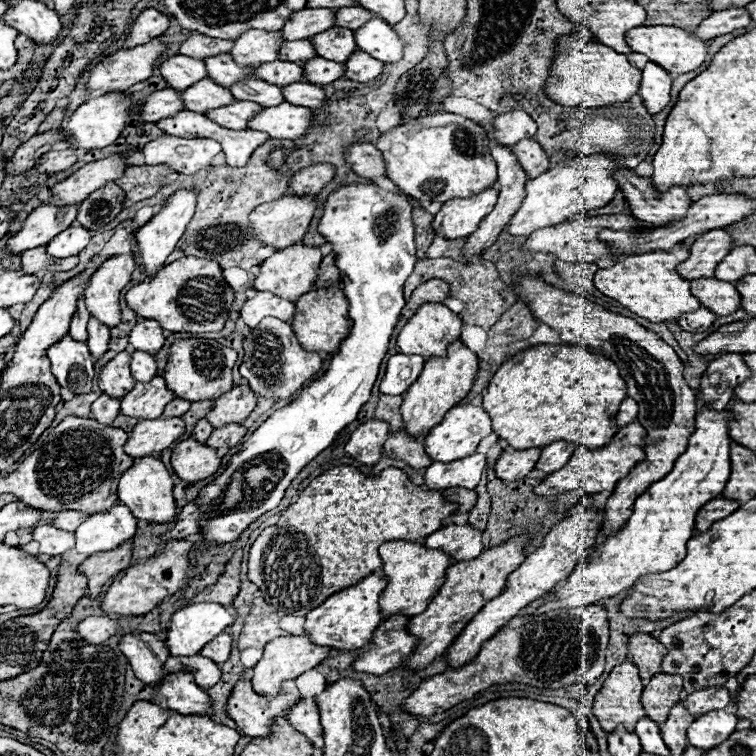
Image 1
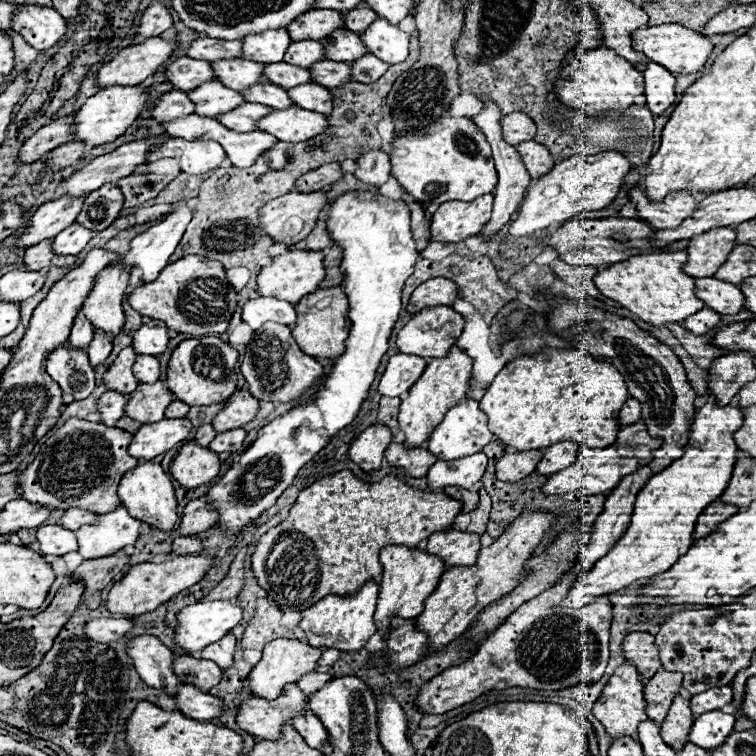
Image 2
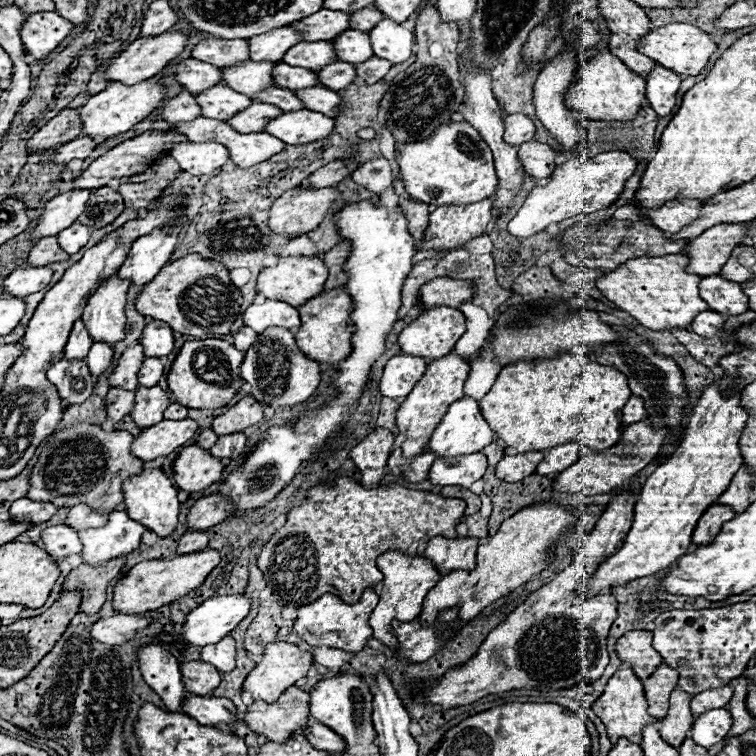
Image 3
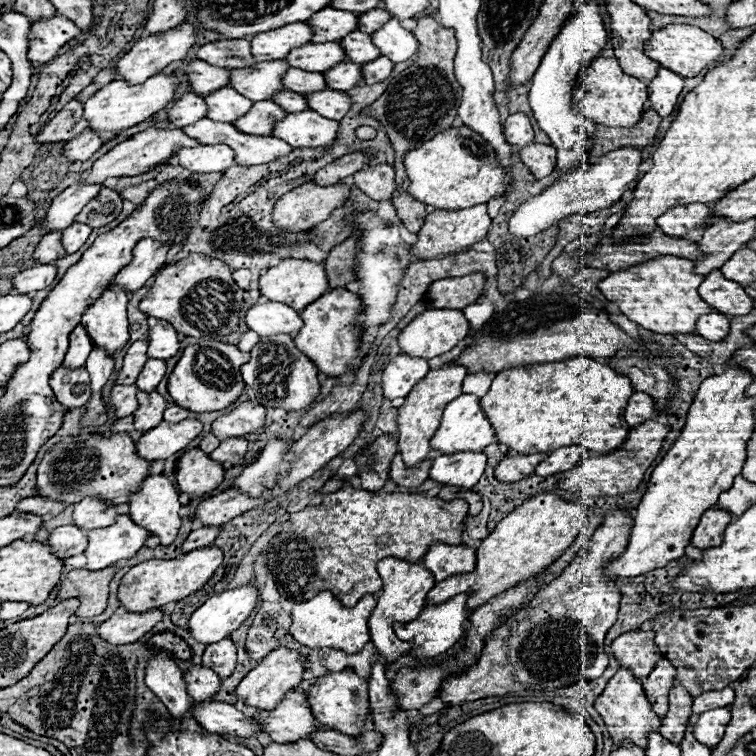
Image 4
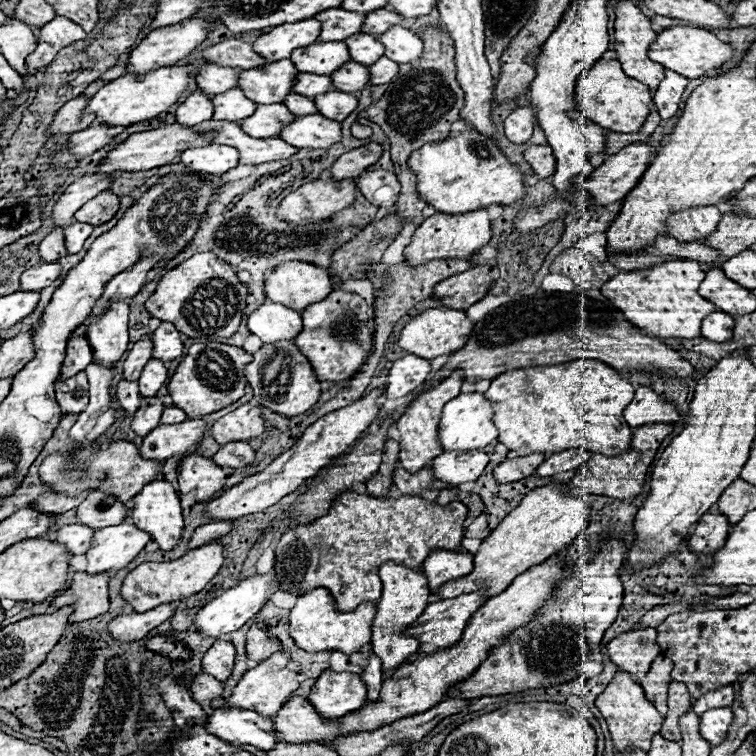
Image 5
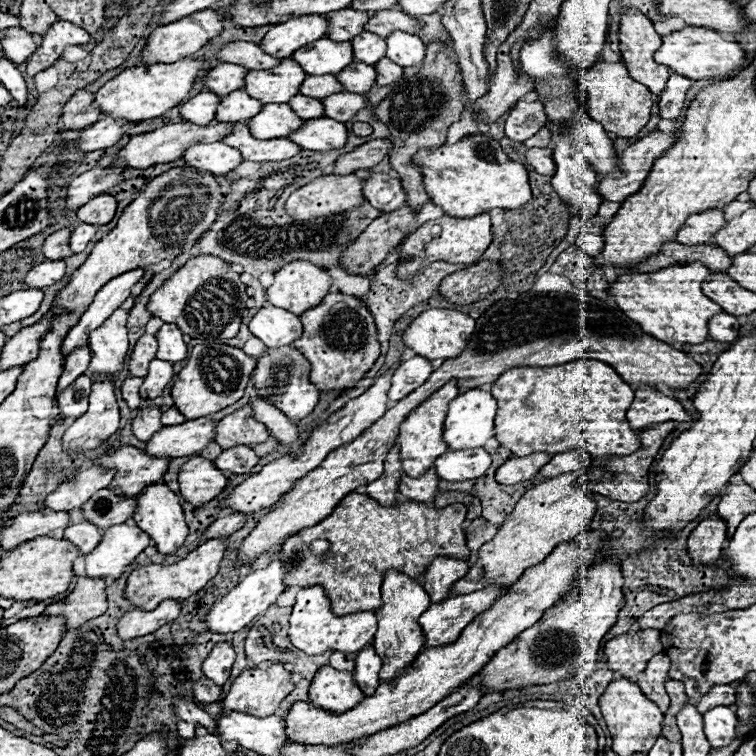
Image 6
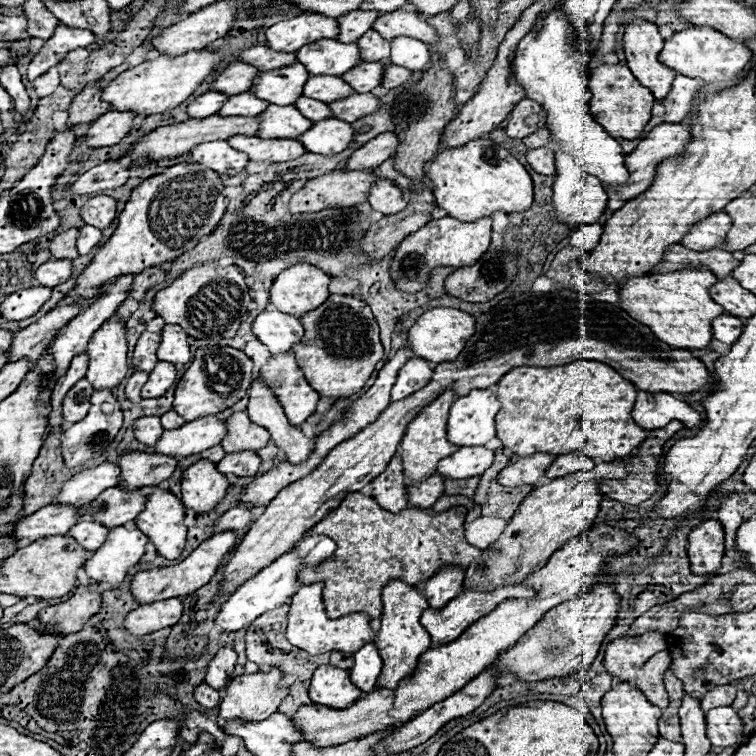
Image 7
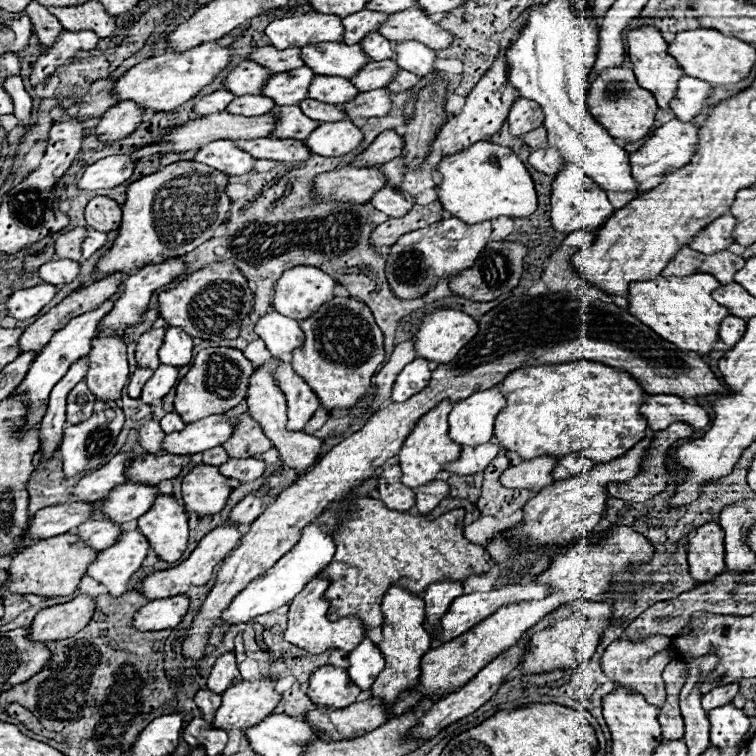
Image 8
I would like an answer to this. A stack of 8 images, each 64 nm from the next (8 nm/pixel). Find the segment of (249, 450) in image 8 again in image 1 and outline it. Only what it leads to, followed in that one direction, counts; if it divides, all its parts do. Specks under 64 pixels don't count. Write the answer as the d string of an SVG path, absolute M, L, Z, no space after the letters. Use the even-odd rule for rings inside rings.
M248 384L234 386L230 392L224 392L222 396L212 400L212 408L206 414L206 420L214 428L220 428L230 422L242 422L256 406L256 394L250 390Z

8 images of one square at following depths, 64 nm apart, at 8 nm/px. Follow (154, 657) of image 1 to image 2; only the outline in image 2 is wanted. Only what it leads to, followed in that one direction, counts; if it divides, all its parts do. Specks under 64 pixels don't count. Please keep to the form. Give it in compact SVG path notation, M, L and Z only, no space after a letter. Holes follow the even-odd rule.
M132 636L128 640L126 652L132 658L134 668L144 684L164 690L170 696L176 692L178 676L172 672L174 654L156 636Z

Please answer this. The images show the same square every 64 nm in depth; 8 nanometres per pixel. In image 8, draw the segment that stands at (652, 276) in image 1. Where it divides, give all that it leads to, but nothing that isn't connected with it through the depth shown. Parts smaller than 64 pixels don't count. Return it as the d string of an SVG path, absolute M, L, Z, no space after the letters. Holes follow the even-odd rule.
M694 274L682 278L658 276L648 282L630 282L628 312L642 324L650 326L660 338L672 342L676 348L708 354L718 340L718 324L730 314L720 304L714 304L714 288L718 288L718 280L714 280L710 274Z

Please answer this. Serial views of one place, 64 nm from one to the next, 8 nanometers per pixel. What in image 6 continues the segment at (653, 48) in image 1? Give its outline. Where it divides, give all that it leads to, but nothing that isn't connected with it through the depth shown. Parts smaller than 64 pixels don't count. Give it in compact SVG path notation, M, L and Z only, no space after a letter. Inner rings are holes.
M686 26L682 30L670 32L668 36L662 36L662 46L654 52L654 60L690 80L724 80L744 66L744 50L736 42L722 40L716 30Z

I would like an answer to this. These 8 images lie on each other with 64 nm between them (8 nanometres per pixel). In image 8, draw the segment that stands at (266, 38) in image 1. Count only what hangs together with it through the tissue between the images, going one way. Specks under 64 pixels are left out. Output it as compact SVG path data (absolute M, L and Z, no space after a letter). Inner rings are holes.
M318 12L280 18L266 28L270 46L278 50L302 48L316 42L342 42L342 34L344 26L338 16Z

